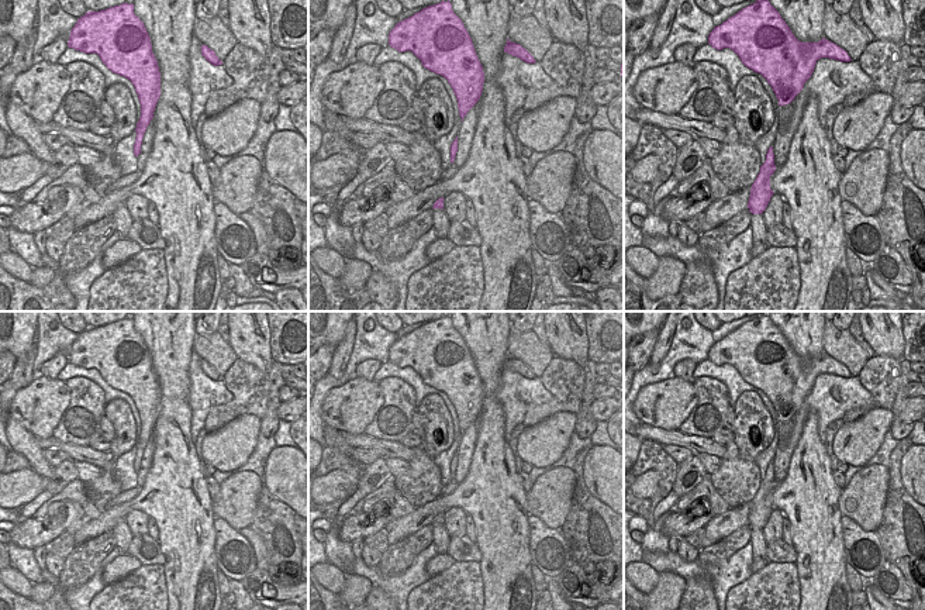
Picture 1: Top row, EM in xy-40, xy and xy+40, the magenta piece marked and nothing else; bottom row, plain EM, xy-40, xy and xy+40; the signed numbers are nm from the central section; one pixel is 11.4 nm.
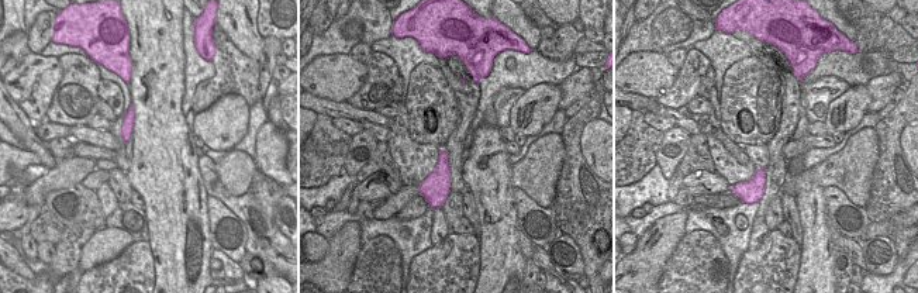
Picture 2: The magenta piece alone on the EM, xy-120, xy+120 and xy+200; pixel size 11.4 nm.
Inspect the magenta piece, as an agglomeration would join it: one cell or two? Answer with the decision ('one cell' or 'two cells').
one cell

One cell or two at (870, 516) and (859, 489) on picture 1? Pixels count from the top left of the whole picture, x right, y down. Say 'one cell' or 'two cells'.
one cell

